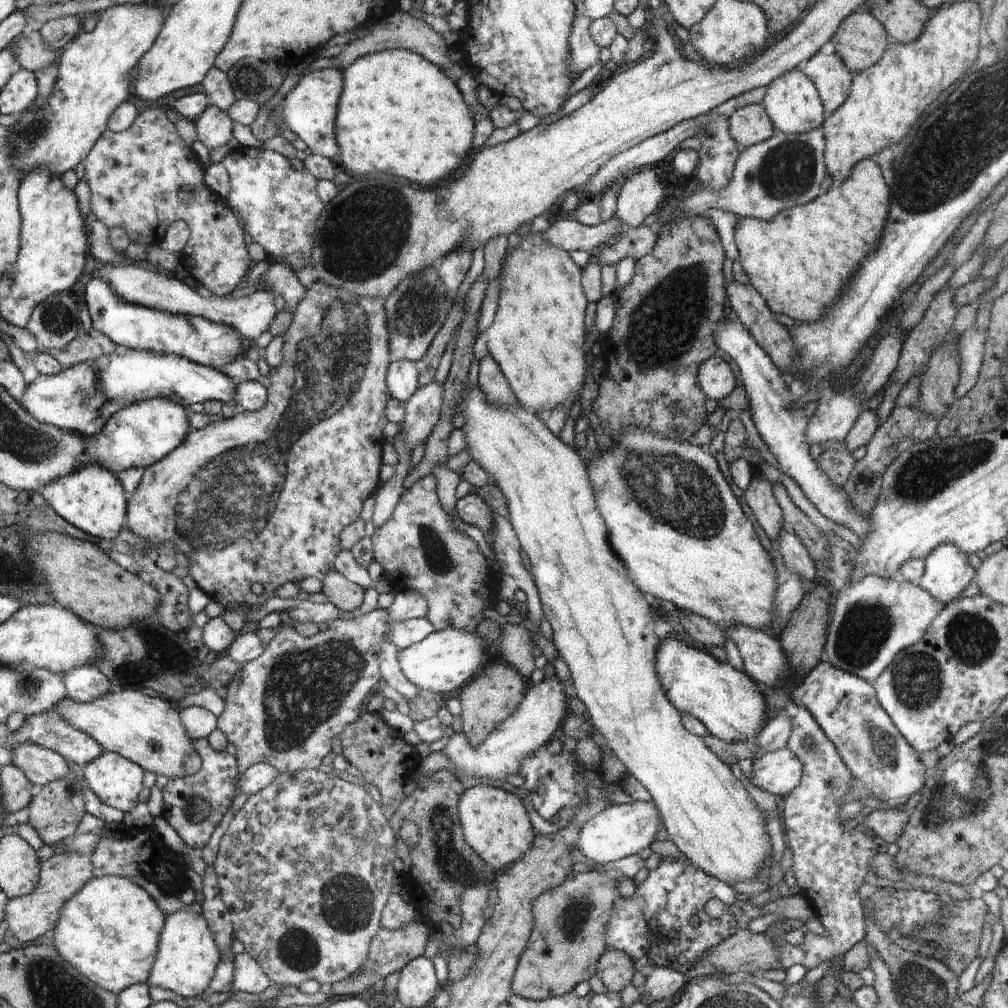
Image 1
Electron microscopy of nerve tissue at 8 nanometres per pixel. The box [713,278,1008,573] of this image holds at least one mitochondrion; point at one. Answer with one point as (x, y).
(930, 470)

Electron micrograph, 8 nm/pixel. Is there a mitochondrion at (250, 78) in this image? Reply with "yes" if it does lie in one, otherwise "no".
yes

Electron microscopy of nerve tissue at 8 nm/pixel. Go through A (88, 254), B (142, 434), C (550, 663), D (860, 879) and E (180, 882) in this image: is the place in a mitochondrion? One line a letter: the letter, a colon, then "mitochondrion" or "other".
A: other
B: mitochondrion
C: other
D: other
E: other

